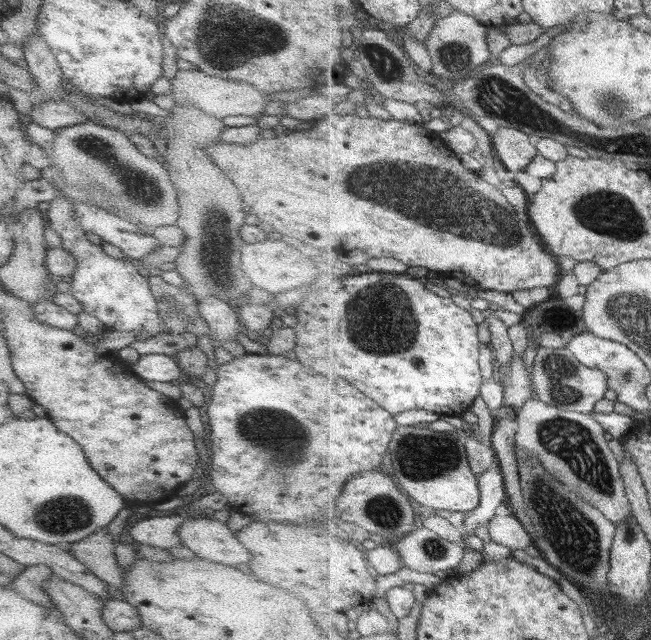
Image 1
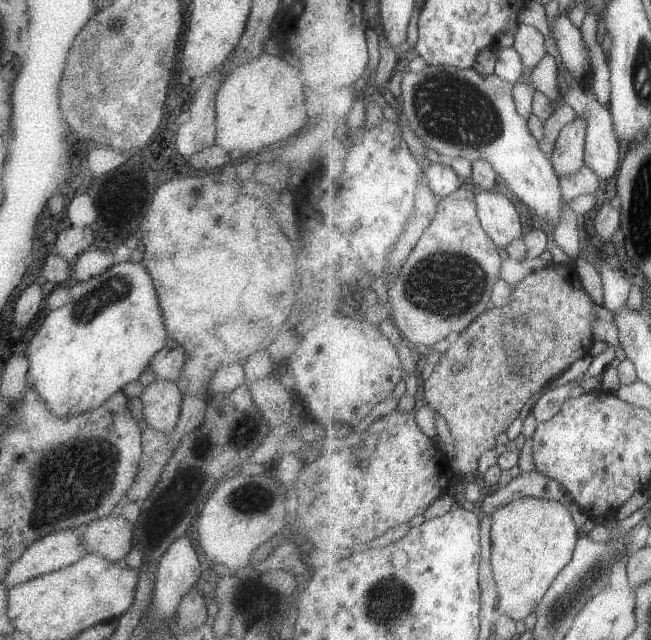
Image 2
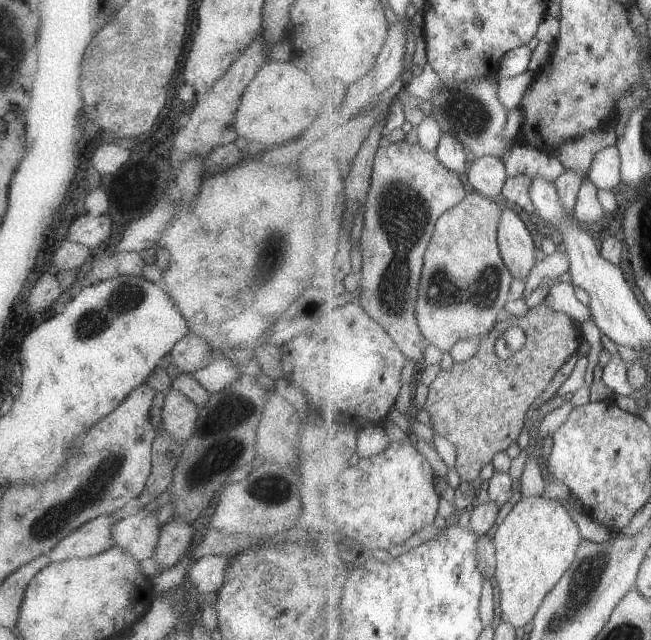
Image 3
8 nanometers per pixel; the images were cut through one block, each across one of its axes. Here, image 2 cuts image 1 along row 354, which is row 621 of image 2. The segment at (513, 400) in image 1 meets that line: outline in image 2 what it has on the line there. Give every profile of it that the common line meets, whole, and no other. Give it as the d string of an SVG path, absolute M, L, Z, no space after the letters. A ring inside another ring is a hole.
M519 497L491 515L492 565L499 591L496 606L498 616L507 615L519 622L535 613L557 575L571 562L579 530L573 520L573 514L567 508L565 503L549 499Z

